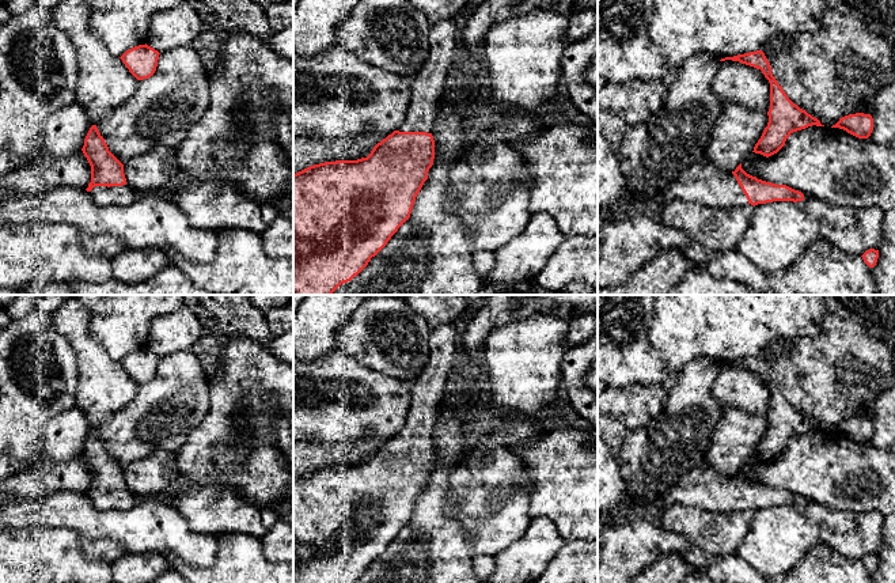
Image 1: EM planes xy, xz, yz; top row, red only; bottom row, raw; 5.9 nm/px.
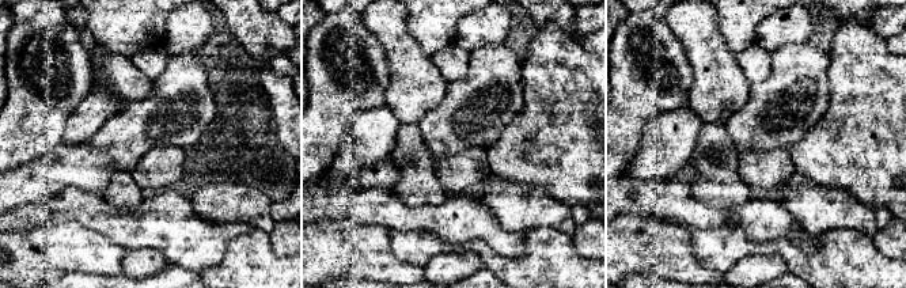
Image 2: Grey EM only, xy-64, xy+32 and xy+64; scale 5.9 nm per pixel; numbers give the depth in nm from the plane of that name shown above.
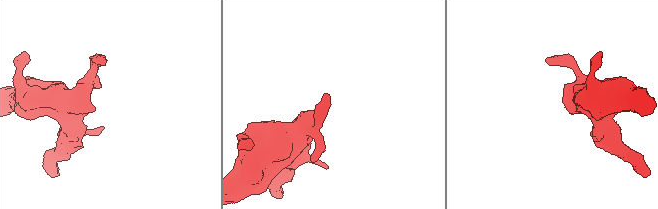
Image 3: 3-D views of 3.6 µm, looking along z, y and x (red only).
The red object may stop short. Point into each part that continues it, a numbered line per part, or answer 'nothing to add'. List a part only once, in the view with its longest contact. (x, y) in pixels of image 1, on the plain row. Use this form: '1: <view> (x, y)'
1: xy (103, 500)

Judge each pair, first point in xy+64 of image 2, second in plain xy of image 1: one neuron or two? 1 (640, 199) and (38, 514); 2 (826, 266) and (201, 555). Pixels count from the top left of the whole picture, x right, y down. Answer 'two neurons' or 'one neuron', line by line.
1: one neuron
2: two neurons

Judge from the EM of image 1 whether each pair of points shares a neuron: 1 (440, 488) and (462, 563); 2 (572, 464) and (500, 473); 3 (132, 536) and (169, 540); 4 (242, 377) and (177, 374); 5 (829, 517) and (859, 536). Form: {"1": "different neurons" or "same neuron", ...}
{"1": "same neuron", "2": "different neurons", "3": "same neuron", "4": "different neurons", "5": "same neuron"}

